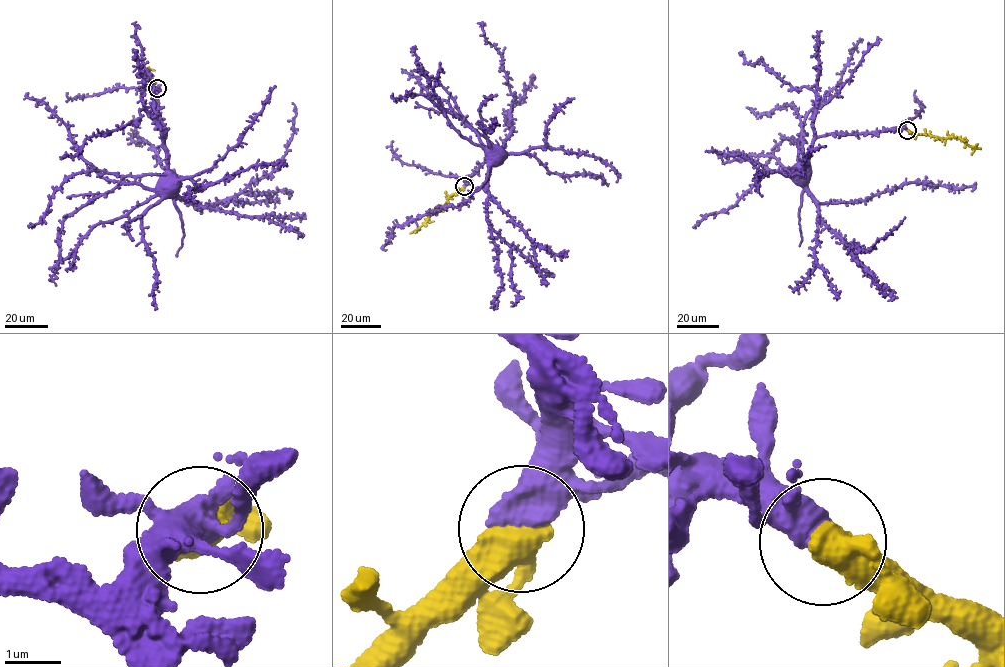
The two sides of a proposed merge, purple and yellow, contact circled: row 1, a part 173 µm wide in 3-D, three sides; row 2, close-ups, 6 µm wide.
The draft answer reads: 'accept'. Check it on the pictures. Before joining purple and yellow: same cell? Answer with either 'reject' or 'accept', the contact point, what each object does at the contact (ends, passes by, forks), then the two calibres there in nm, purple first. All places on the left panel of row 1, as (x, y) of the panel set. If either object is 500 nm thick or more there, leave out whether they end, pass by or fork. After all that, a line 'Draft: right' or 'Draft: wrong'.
accept | (157, 88) | 650/600 nm
Draft: right

